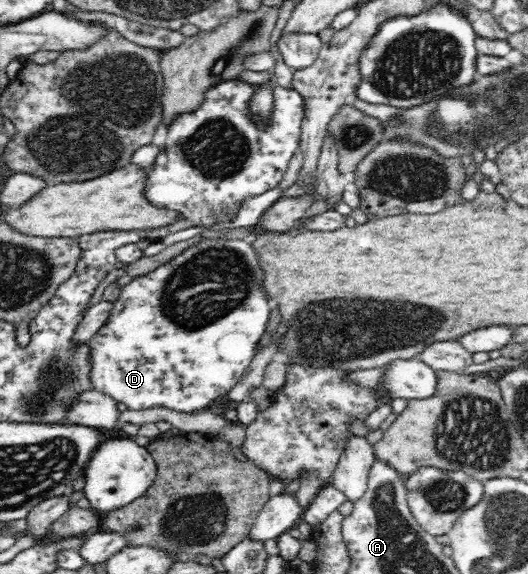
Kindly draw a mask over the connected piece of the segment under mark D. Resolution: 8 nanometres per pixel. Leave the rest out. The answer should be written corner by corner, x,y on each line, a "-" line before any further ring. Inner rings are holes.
202,239
170,263
154,268
124,285
105,325
89,341
95,390
124,403
130,410
165,407
194,413
228,394
250,367
268,323
268,303
260,291
263,277
250,240

